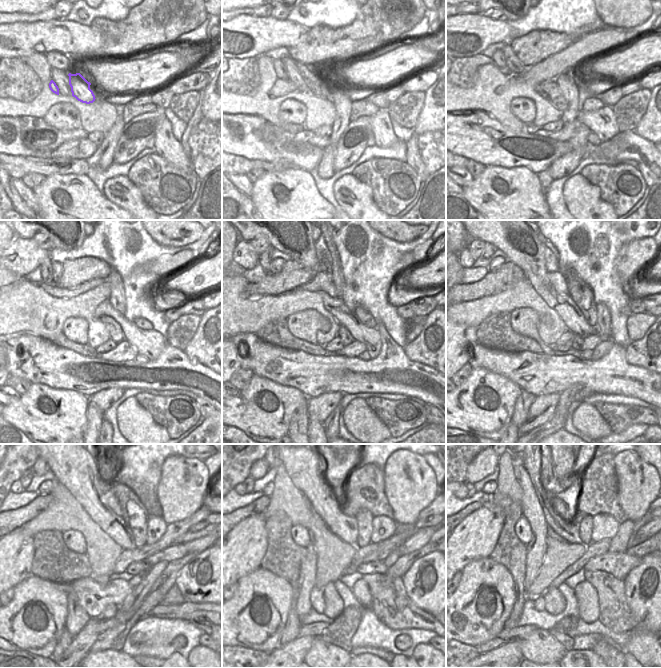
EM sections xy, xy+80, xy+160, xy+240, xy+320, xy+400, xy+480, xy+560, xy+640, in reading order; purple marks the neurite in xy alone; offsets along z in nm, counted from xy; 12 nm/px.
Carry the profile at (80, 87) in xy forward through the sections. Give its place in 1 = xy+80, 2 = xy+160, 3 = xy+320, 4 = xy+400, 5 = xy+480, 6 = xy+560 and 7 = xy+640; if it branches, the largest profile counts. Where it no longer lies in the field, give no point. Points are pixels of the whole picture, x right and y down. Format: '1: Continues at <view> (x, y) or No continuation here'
1: Continues at xy+80 (300, 77)
2: Continues at xy+160 (513, 63)
3: Continues at xy+320 (277, 264)
4: Continues at xy+400 (496, 263)
5: Continues at xy+480 (46, 487)
6: Continues at xy+560 (268, 490)
7: Continues at xy+640 (489, 489)

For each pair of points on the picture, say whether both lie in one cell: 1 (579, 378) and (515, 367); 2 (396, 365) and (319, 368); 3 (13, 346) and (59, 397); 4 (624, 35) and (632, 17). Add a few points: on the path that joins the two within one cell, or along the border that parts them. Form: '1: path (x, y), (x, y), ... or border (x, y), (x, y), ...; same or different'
1: path (563, 373), (534, 373), (529, 371); same
2: path (377, 367), (344, 366), (338, 368); same
3: border (31, 382), (41, 382), (53, 388), (73, 391); different
4: border (623, 27), (630, 29); different

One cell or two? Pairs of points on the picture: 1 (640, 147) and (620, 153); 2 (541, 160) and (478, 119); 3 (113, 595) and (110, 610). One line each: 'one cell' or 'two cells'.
1: one cell
2: one cell
3: two cells

